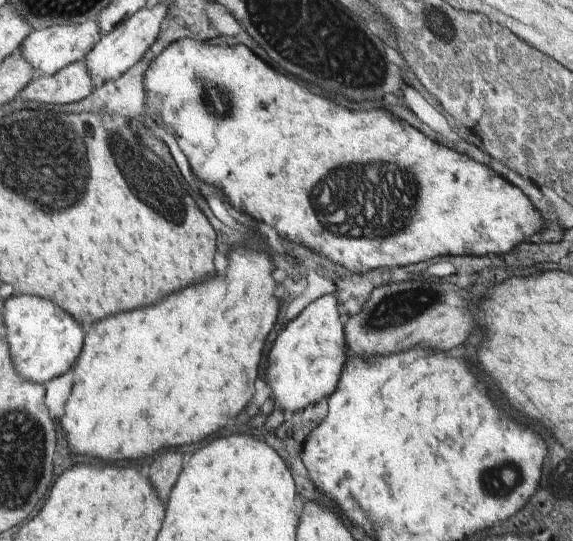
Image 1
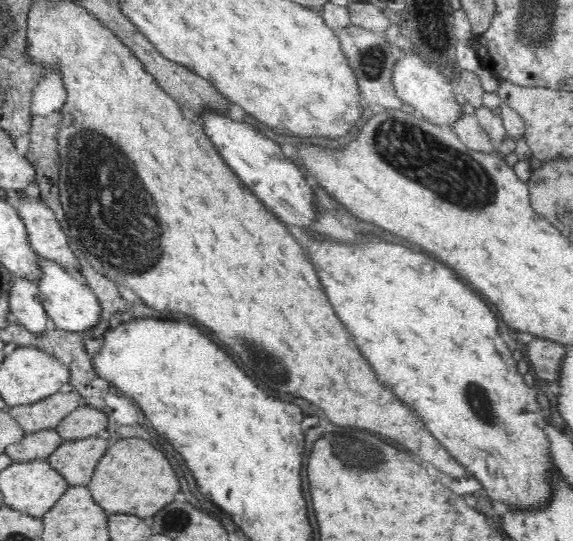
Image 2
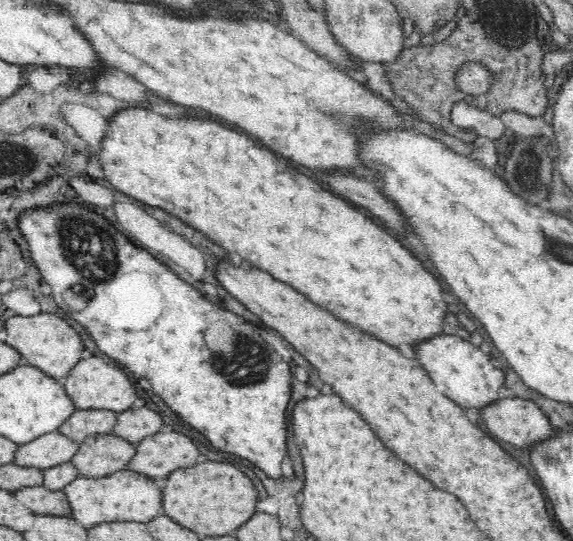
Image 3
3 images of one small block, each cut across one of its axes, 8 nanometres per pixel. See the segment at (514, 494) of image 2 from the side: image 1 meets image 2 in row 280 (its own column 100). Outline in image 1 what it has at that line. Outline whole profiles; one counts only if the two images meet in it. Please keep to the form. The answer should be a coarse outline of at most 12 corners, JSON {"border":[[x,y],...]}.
{"border":[[248,238],[224,278],[87,326],[74,456],[216,434],[276,324]]}

